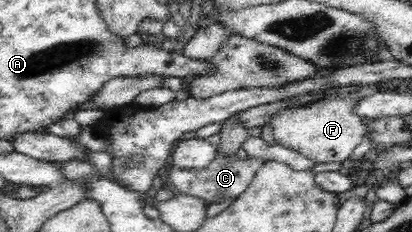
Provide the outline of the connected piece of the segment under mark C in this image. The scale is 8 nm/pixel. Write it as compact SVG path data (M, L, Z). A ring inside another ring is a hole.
M216 148L215 158L205 168L194 170L172 167L166 185L176 193L196 196L208 208L213 204L221 204L230 199L236 200L236 198L242 196L252 186L252 179L254 179L254 176L258 176L258 170L262 166L266 166L267 162L260 158L248 156L244 160L237 156L224 157L219 148Z

